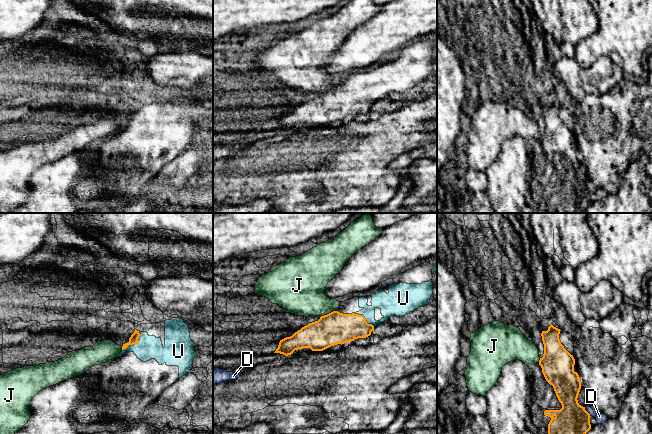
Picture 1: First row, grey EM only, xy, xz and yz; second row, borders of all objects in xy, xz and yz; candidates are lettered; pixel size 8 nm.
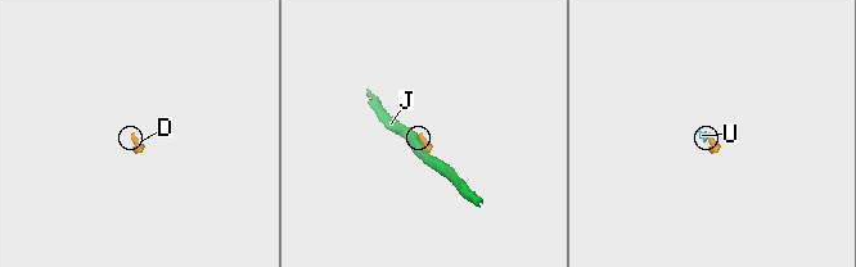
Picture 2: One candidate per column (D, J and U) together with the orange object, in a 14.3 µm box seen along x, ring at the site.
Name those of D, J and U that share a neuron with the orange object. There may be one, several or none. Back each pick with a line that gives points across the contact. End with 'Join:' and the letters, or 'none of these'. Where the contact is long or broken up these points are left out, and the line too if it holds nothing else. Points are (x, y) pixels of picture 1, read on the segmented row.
Join: U

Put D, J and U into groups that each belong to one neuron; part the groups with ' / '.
D / J / U

